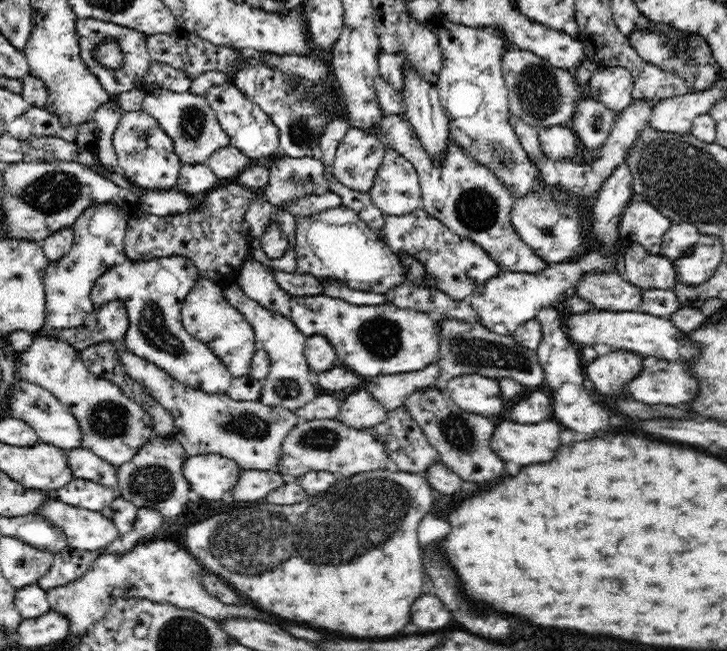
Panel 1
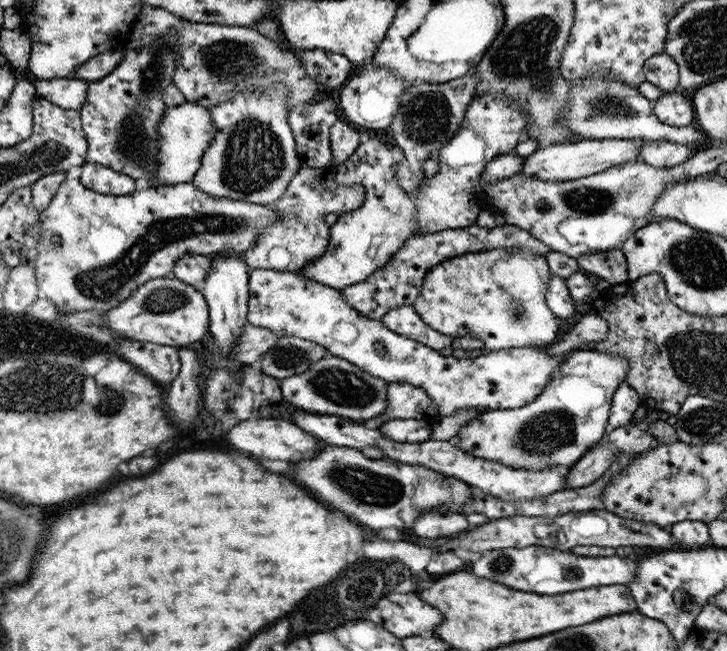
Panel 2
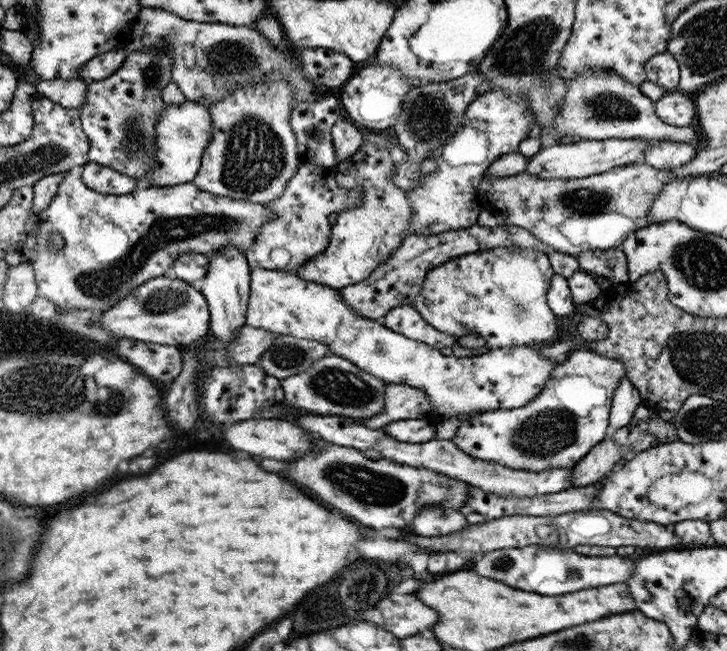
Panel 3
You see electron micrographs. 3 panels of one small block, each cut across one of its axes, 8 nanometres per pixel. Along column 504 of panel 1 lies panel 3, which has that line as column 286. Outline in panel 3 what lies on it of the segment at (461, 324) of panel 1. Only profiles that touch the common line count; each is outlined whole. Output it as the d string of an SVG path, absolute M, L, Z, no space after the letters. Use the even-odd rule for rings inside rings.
M278 335L273 346L262 354L258 365L266 374L285 379L308 370L309 366L328 354L329 346L323 342Z

